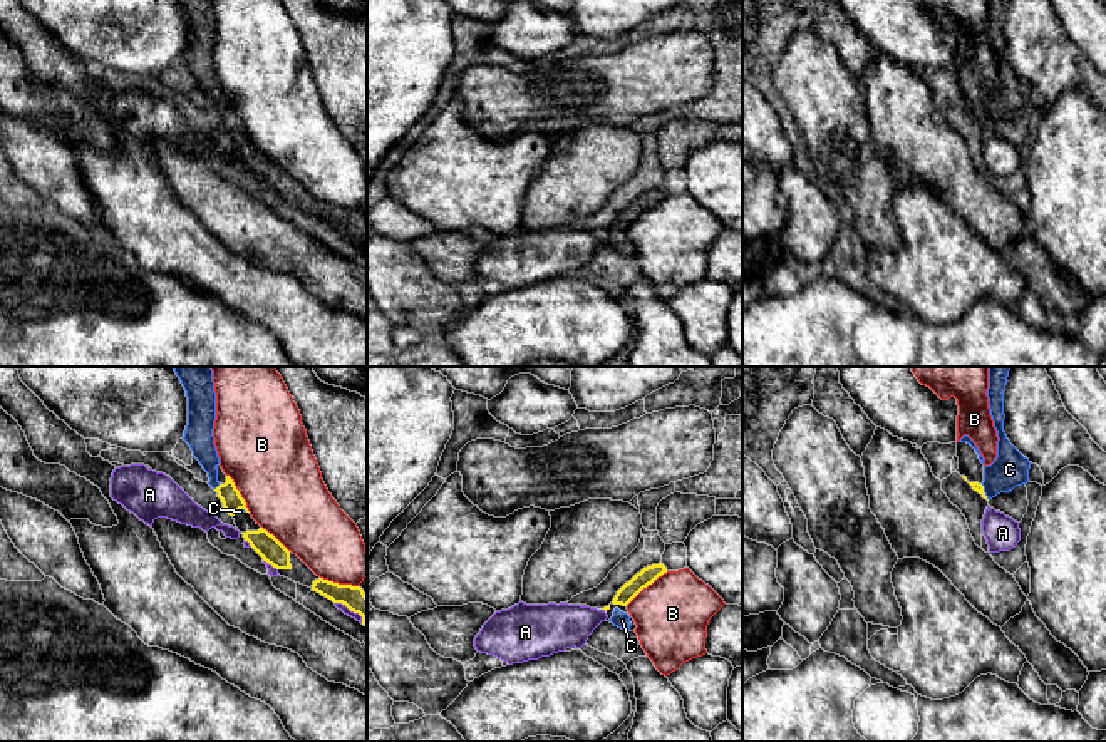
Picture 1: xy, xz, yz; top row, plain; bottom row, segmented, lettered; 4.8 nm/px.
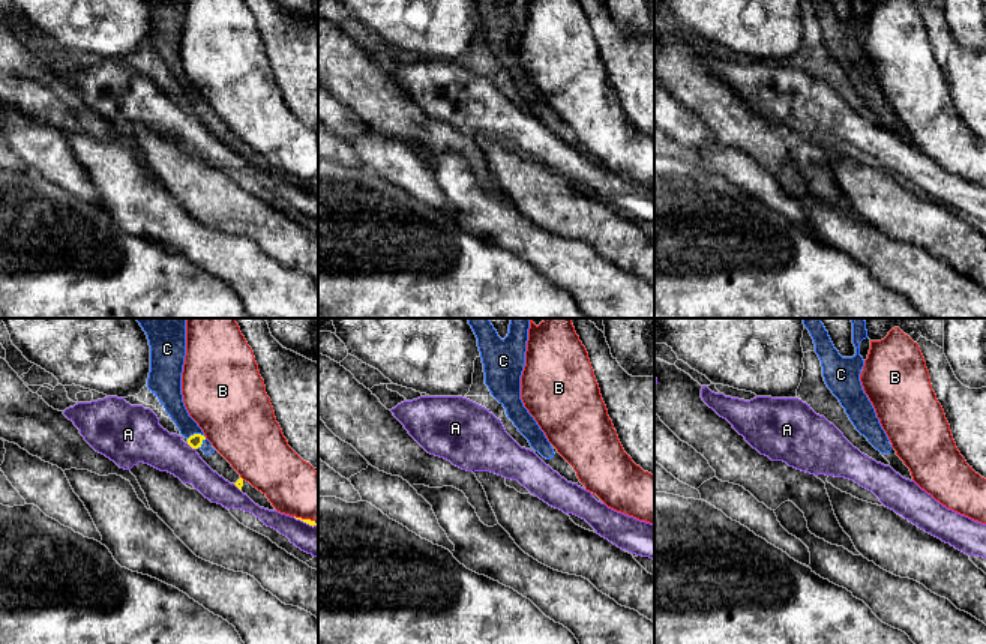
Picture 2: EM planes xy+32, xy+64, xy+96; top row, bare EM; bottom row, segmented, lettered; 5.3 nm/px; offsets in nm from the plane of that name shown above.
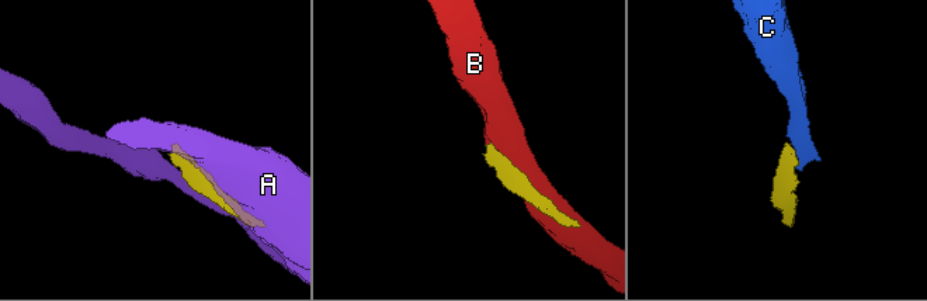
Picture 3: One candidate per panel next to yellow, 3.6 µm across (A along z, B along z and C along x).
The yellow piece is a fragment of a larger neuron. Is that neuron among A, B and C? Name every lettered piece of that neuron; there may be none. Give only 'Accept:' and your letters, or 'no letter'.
Accept: C

